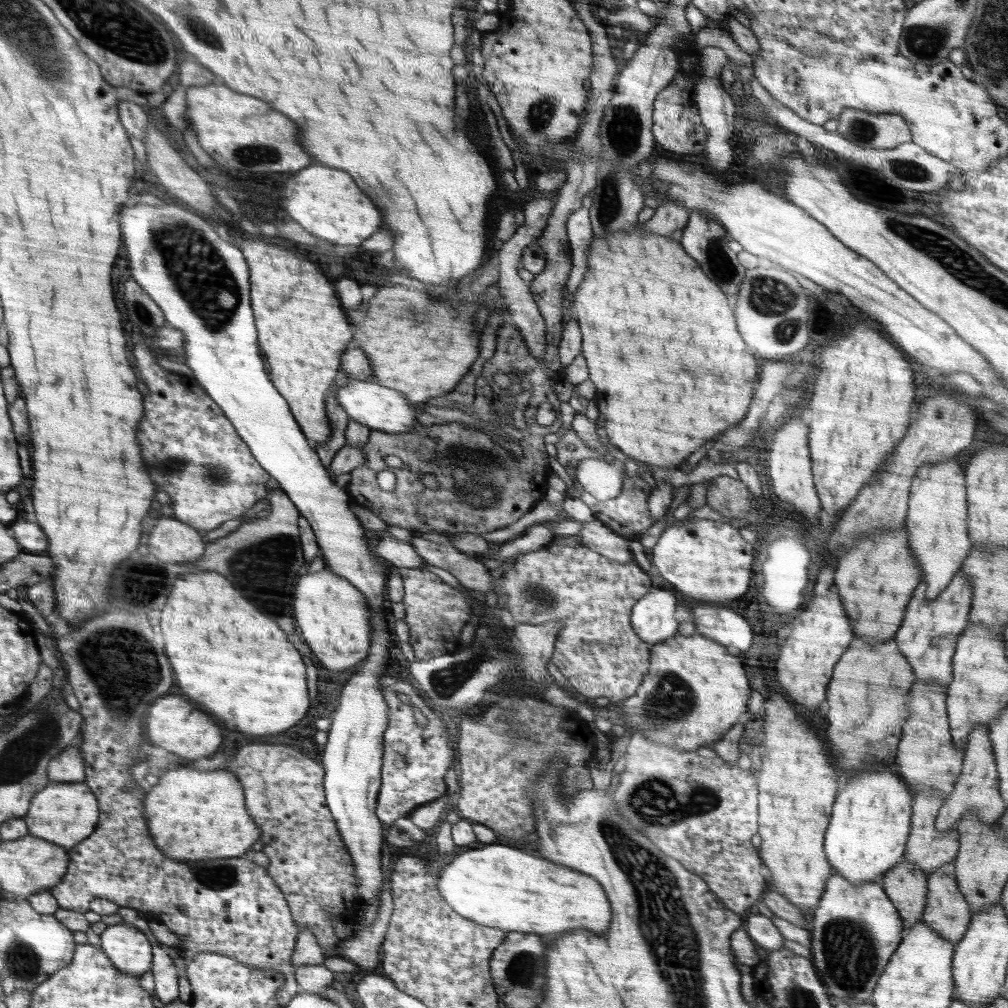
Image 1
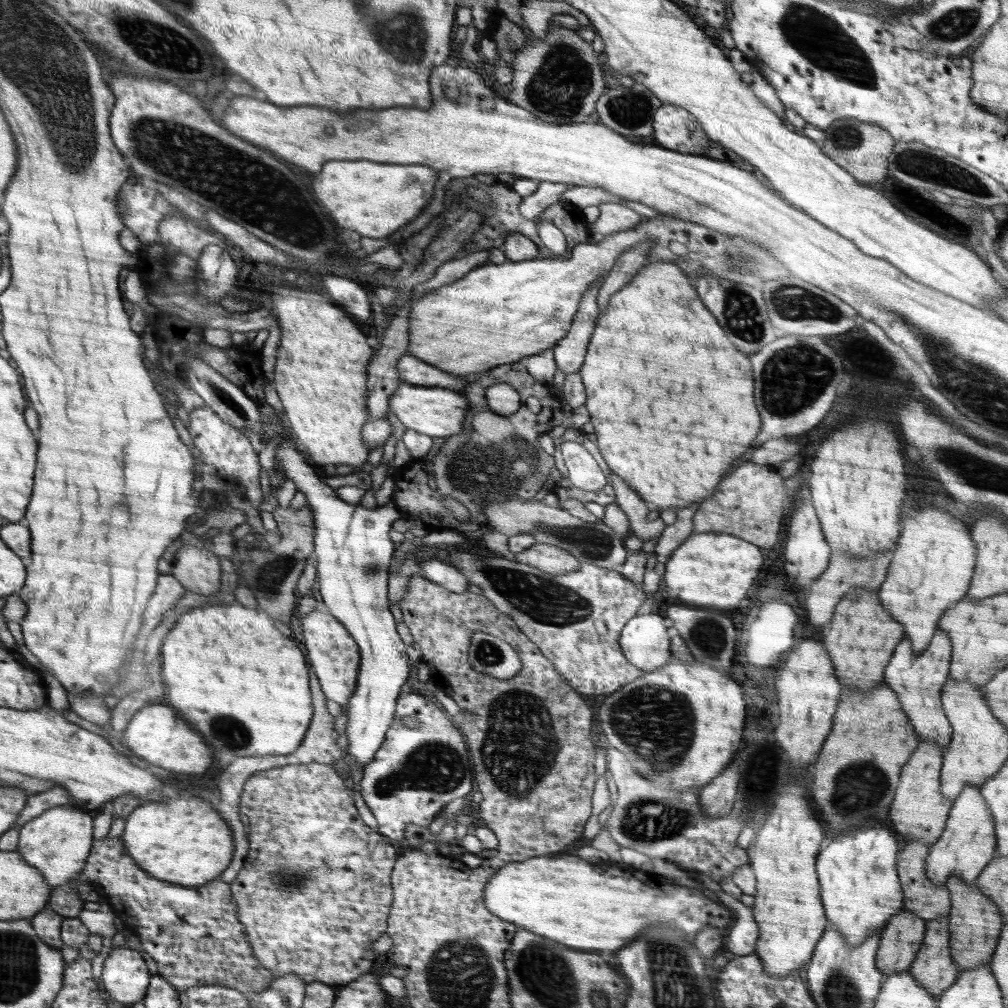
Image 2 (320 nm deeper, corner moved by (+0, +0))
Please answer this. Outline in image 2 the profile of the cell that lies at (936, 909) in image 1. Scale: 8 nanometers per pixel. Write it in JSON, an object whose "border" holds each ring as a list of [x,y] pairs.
{"border":[[[941,916],[926,925],[922,946],[910,965],[909,973],[938,1001],[960,973],[950,956],[949,917]]]}

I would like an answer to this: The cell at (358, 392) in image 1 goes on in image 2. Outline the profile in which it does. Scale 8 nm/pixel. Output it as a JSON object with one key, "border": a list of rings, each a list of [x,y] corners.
{"border":[[[401,381],[394,394],[391,394],[388,408],[389,412],[394,412],[407,429],[432,438],[450,437],[462,432],[469,412],[469,401],[462,396],[461,392],[436,386],[416,386]]]}

